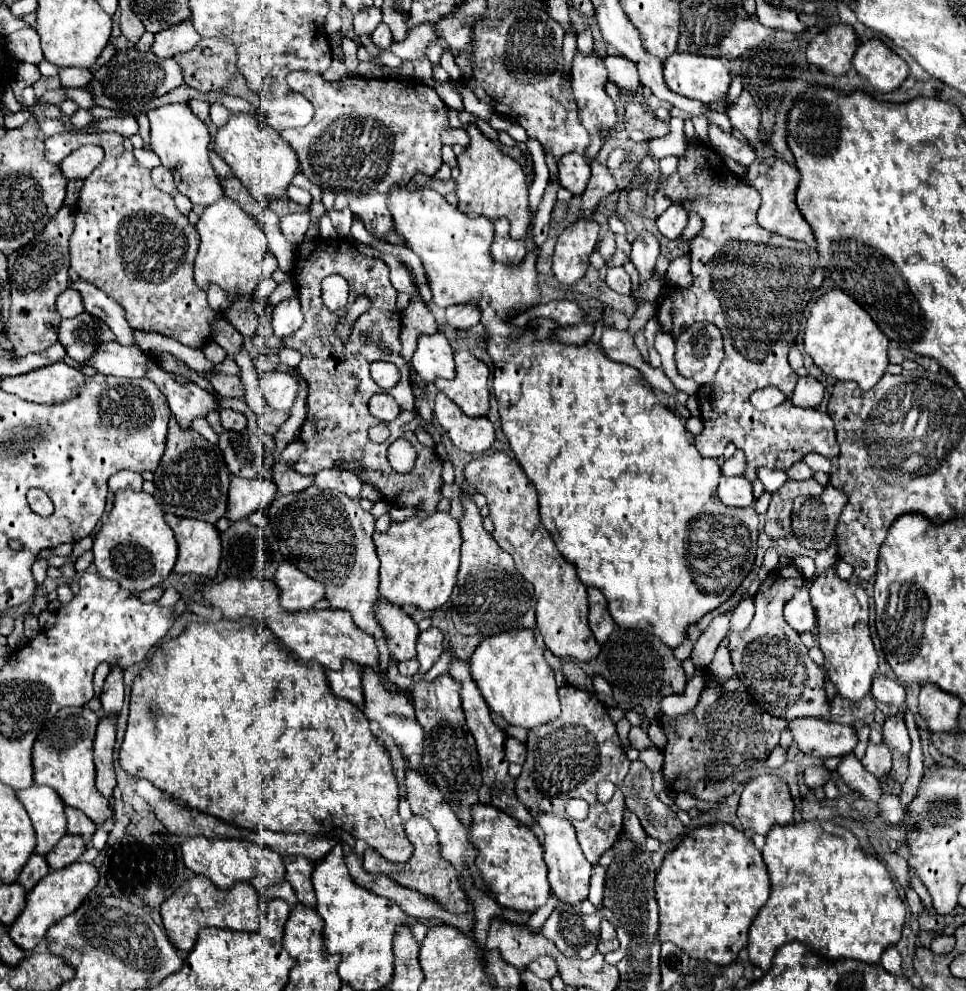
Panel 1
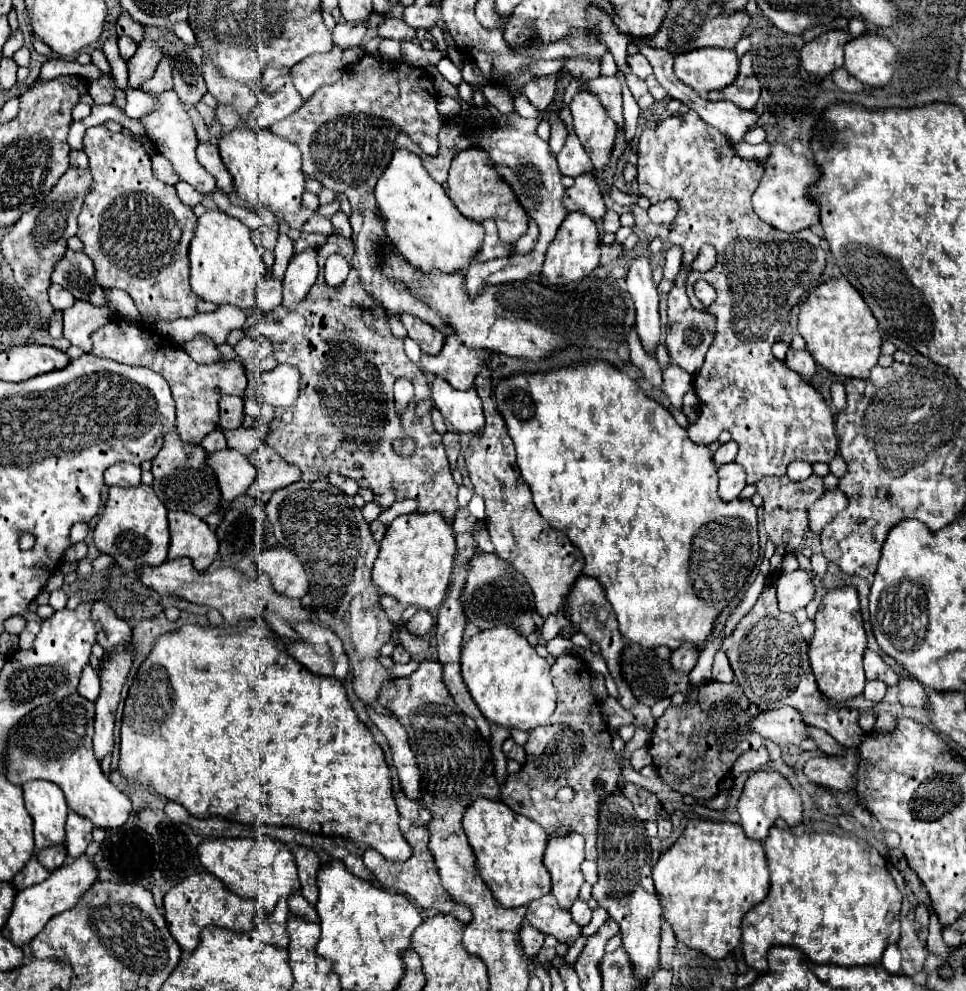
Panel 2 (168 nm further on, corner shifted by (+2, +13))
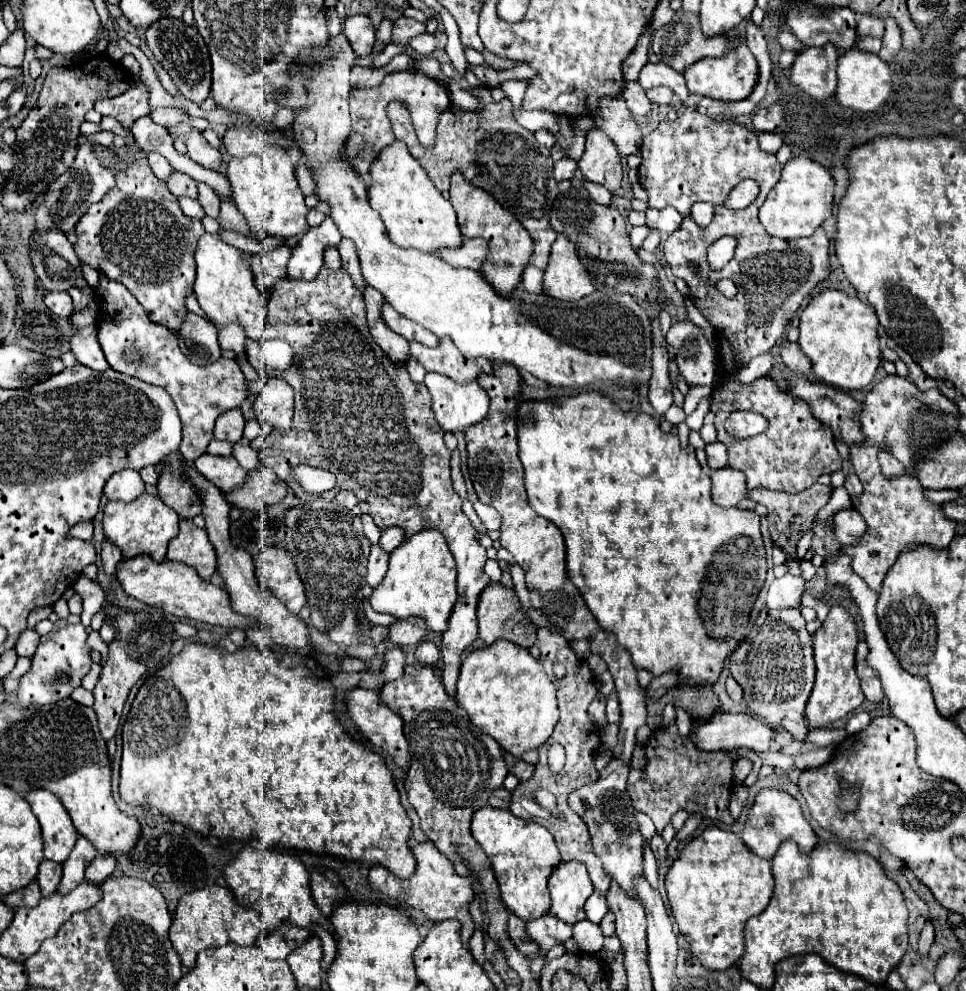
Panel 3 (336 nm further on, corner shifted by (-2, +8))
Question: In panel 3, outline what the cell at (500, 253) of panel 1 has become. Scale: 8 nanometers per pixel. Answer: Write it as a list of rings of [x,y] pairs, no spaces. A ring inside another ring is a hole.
[[[464,239],[464,243],[456,249],[440,249],[436,251],[440,259],[450,263],[452,267],[468,267],[478,271],[486,257],[486,241],[484,239]]]

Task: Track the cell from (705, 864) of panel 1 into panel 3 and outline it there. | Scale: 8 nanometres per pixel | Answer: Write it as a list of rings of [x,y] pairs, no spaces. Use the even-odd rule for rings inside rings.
[[[706,827],[672,863],[666,875],[666,893],[680,933],[698,961],[714,971],[732,967],[744,951],[744,925],[770,903],[774,877],[768,861],[752,857],[736,833]]]

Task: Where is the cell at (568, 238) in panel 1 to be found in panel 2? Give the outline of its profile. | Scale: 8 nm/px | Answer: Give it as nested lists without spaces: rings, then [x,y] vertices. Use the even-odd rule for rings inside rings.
[[[570,212],[564,218],[564,222],[560,224],[556,238],[548,246],[542,274],[546,276],[546,280],[552,286],[570,284],[574,280],[580,280],[580,278],[588,276],[600,264],[600,246],[598,244],[600,244],[600,232],[598,232],[596,222],[592,218],[588,218],[586,214]]]

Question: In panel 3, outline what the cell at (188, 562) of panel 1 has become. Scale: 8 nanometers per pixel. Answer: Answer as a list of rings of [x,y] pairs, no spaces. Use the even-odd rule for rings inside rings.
[[[180,521],[180,531],[170,541],[166,559],[194,567],[204,581],[216,571],[216,551],[208,541],[206,531],[198,529],[192,521]]]

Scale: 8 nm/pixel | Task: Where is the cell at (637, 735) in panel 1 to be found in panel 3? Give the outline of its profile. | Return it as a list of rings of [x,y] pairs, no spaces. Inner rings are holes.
[[[612,691],[610,695],[606,695],[606,717],[610,723],[618,723],[620,721],[620,709],[618,709],[618,697]]]

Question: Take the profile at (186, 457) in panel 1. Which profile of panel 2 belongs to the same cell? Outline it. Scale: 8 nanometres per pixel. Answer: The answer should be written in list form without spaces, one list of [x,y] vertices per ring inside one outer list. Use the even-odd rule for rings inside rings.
[[[176,430],[164,436],[164,446],[158,452],[158,456],[152,460],[152,474],[154,474],[152,488],[168,510],[184,510],[204,518],[218,508],[222,494],[216,482],[216,474],[206,460],[208,452],[200,444],[180,440]]]

